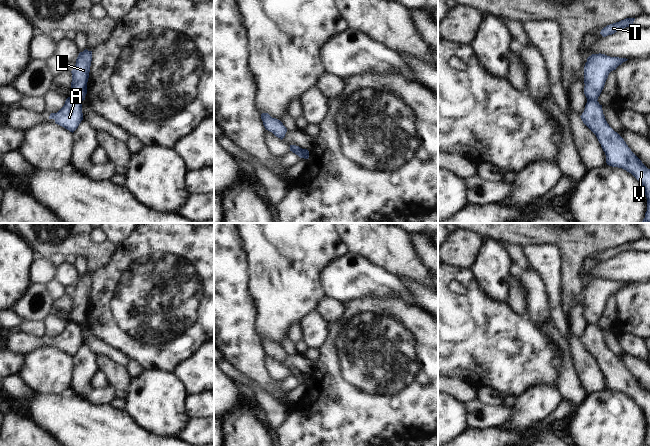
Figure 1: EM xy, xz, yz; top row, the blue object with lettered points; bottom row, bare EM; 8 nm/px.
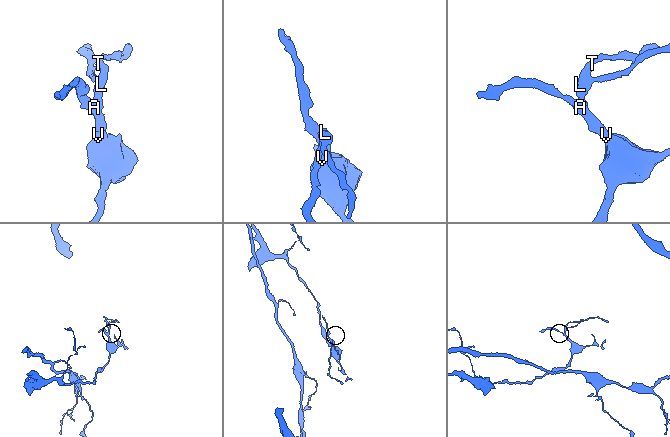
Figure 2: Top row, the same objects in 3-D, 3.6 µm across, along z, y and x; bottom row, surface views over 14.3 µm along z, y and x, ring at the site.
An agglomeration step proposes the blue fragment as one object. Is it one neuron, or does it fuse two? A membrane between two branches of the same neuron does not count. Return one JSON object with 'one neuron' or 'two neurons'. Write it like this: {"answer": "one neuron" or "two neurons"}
{"answer": "two neurons"}

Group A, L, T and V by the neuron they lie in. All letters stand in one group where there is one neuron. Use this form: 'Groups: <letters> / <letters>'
Groups: A V / L T.

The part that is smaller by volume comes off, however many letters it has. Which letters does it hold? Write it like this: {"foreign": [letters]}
{"foreign": ["L", "T"]}

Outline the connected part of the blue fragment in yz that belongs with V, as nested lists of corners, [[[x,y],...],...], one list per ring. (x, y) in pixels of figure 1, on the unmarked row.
[[[587,324],[580,340],[583,347],[596,359],[606,379],[606,387],[631,397],[643,410],[647,422],[647,435],[641,447],[650,447],[650,393],[631,375],[624,363],[607,347],[602,329]]]

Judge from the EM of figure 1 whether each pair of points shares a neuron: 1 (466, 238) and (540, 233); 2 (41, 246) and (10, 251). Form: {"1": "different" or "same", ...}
{"1": "different", "2": "different"}

